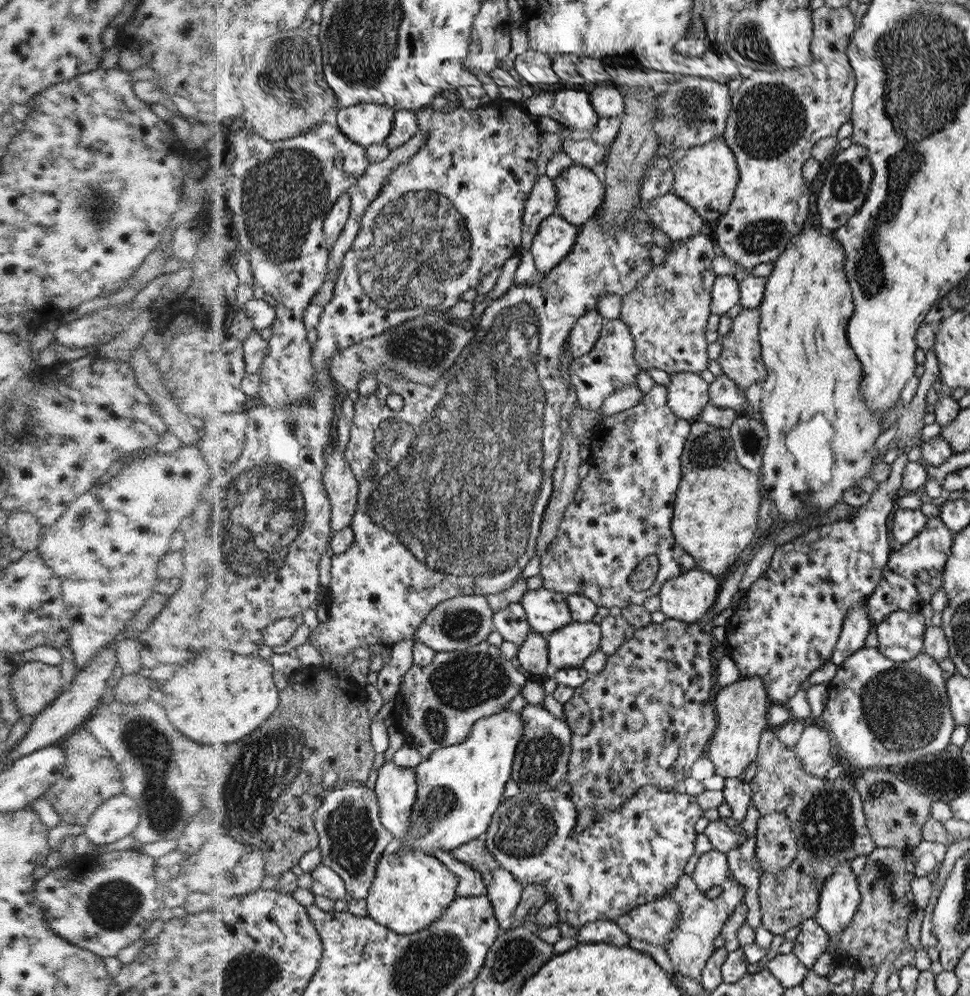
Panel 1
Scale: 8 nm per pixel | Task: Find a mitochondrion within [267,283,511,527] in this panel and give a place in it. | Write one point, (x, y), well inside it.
(427, 347)

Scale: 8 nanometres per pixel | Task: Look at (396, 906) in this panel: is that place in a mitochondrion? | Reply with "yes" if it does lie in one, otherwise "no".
no

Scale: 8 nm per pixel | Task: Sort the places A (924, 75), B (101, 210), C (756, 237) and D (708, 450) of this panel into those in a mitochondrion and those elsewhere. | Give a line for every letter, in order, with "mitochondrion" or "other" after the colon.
A: mitochondrion
B: mitochondrion
C: mitochondrion
D: mitochondrion

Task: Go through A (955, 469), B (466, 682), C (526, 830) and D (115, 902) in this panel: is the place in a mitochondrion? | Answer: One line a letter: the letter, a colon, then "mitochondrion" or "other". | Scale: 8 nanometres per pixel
A: other
B: mitochondrion
C: mitochondrion
D: mitochondrion

